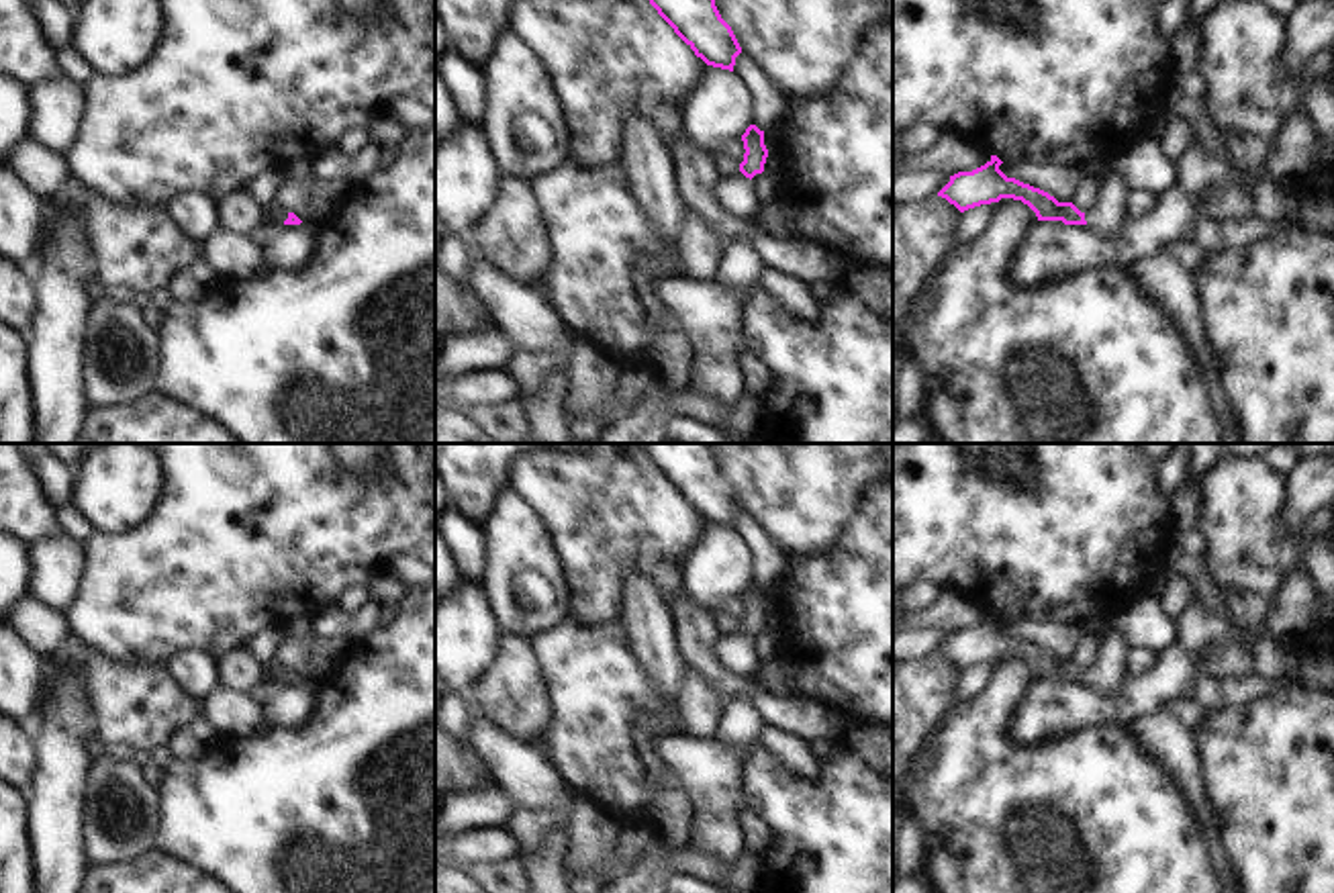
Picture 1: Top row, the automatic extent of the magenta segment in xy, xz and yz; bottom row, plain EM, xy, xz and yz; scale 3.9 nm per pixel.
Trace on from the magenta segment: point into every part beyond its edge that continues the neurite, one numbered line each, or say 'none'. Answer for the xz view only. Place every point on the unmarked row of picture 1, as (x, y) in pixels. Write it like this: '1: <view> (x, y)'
1: xz (734, 652)

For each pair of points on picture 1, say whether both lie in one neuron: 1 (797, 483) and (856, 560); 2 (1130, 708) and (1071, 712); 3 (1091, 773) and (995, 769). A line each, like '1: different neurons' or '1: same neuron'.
1: different neurons
2: same neuron
3: same neuron

